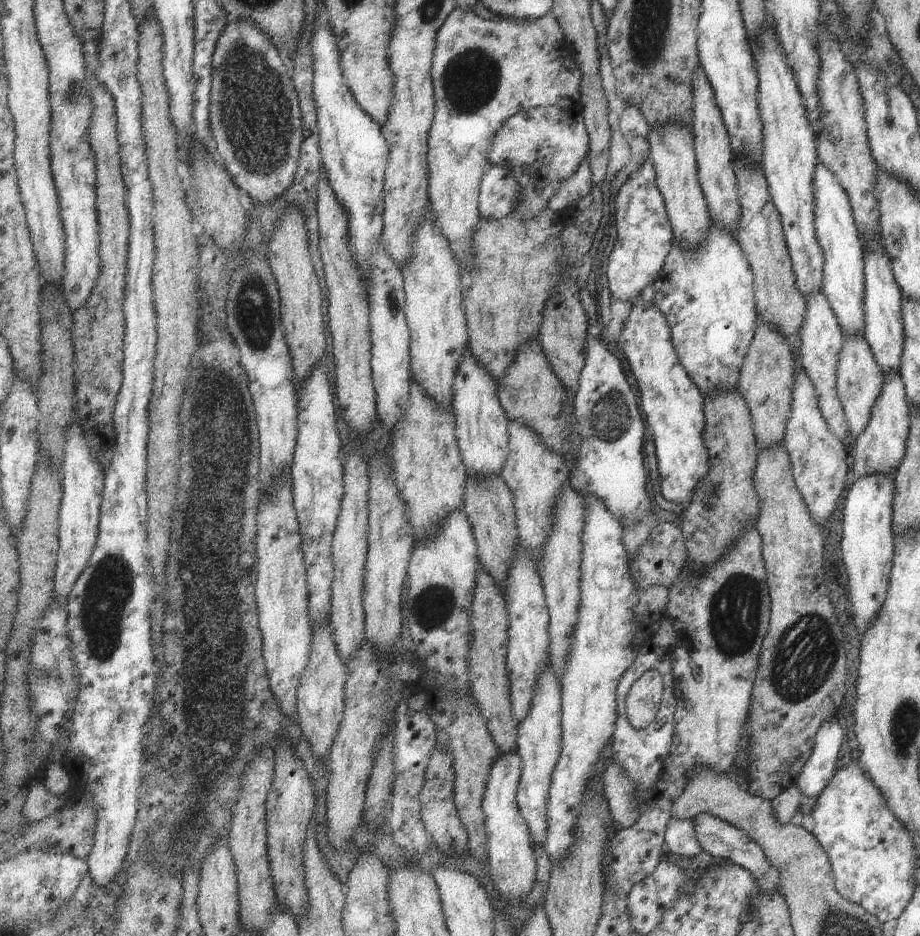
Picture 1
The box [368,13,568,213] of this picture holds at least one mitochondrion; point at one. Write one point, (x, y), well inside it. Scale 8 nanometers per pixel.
(470, 80)

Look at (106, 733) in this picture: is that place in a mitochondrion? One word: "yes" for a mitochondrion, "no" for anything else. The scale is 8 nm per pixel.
no

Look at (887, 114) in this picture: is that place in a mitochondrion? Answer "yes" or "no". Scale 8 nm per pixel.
no

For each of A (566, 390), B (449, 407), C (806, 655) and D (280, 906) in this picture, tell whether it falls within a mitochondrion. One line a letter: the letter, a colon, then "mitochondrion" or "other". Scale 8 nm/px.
A: other
B: other
C: mitochondrion
D: other

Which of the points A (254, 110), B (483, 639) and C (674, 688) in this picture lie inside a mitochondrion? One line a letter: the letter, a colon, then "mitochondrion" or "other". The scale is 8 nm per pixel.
A: mitochondrion
B: other
C: other

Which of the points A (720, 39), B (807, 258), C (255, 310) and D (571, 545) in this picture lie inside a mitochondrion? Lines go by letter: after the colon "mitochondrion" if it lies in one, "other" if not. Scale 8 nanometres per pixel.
A: other
B: mitochondrion
C: mitochondrion
D: other

